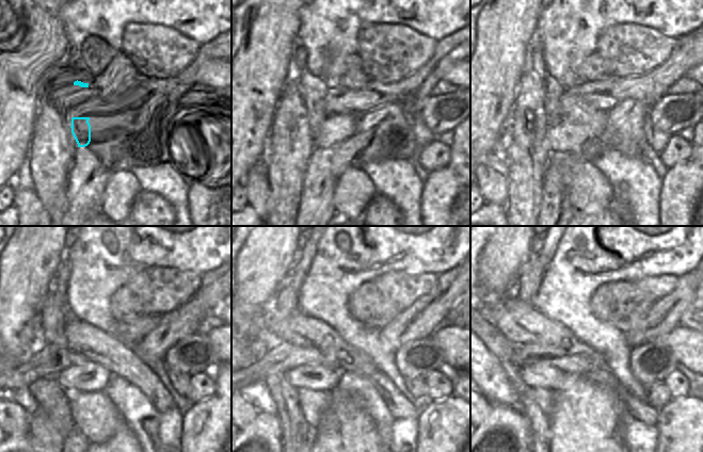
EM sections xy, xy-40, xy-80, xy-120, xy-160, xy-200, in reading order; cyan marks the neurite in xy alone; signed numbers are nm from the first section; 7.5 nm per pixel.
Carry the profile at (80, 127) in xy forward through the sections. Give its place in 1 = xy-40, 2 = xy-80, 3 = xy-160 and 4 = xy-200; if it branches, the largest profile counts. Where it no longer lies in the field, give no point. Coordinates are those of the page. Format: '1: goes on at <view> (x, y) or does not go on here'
1: goes on at xy-40 (313, 90)
2: goes on at xy-80 (553, 92)
3: goes on at xy-160 (298, 271)
4: goes on at xy-200 (546, 254)

